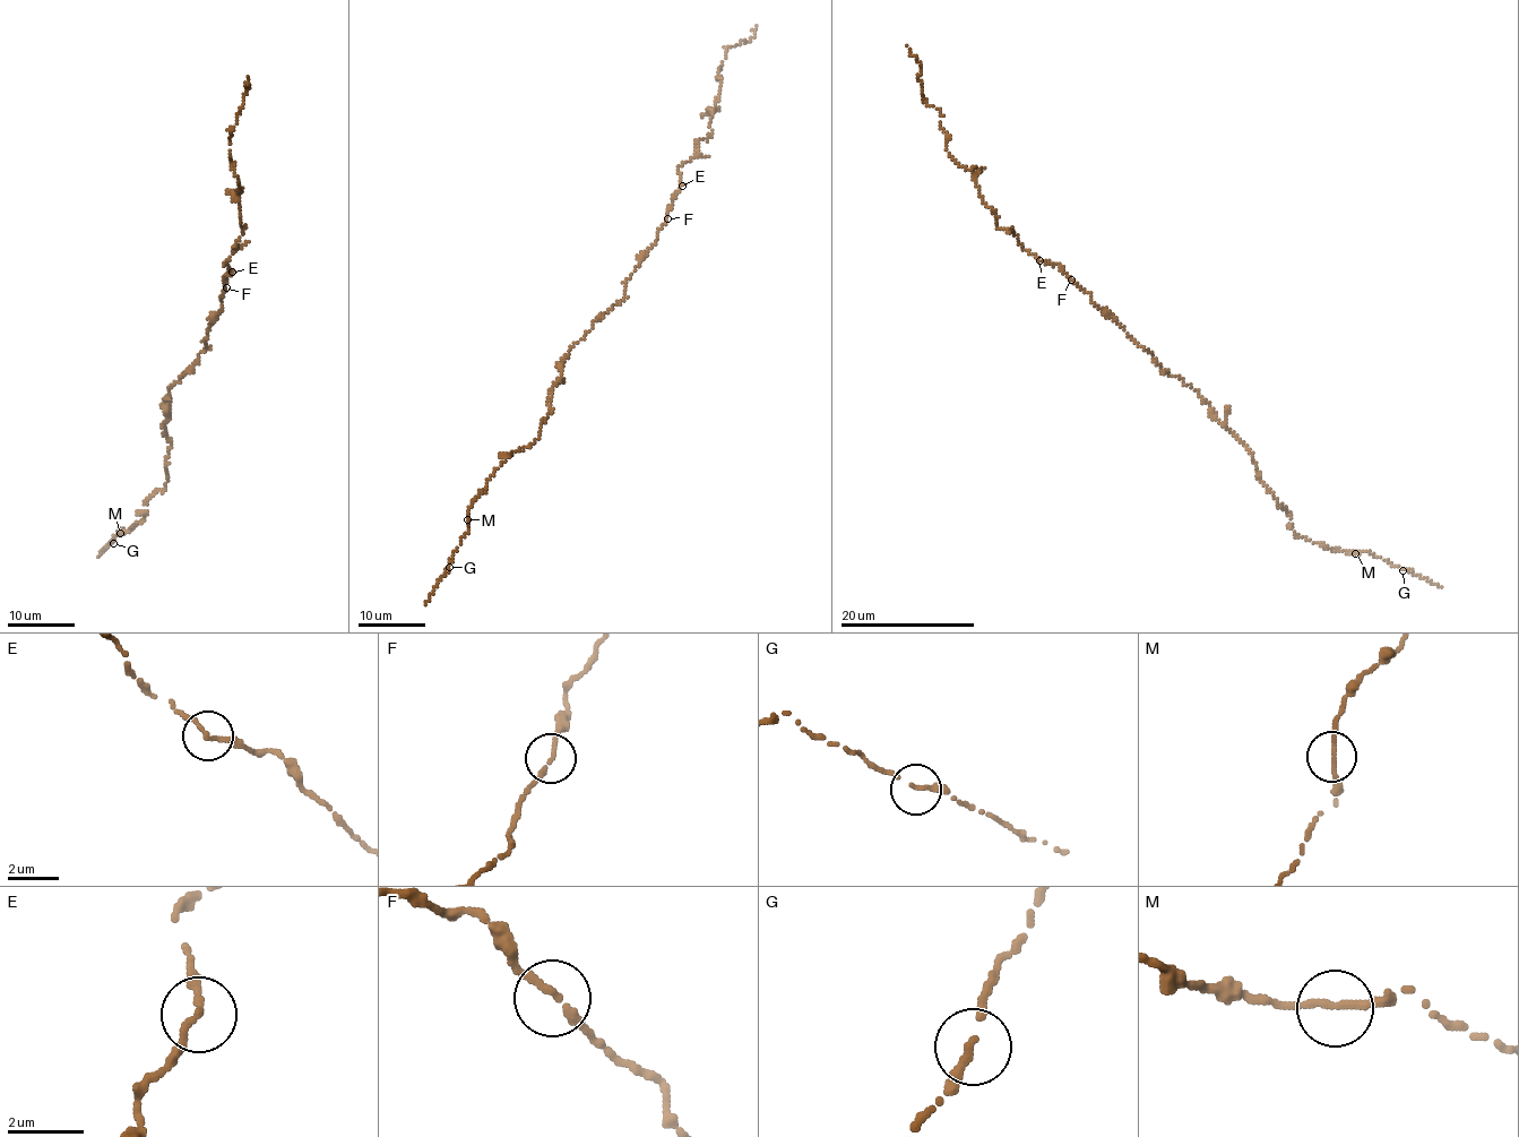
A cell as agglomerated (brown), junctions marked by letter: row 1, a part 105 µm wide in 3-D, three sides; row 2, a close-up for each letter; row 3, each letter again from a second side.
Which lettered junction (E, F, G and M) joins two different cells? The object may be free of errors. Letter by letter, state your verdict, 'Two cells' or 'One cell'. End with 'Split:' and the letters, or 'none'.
E: One cell
F: One cell
G: One cell
M: One cell
Split: none

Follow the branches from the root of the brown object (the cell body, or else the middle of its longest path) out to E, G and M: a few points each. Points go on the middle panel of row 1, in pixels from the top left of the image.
E: (618, 303), (627, 296), (624, 282), (657, 241), (671, 199), (682, 186)
G: (618, 303), (559, 364), (540, 438), (491, 475), (471, 505), (467, 532), (449, 567)
M: (618, 303), (559, 364), (540, 438), (507, 456), (467, 519)

